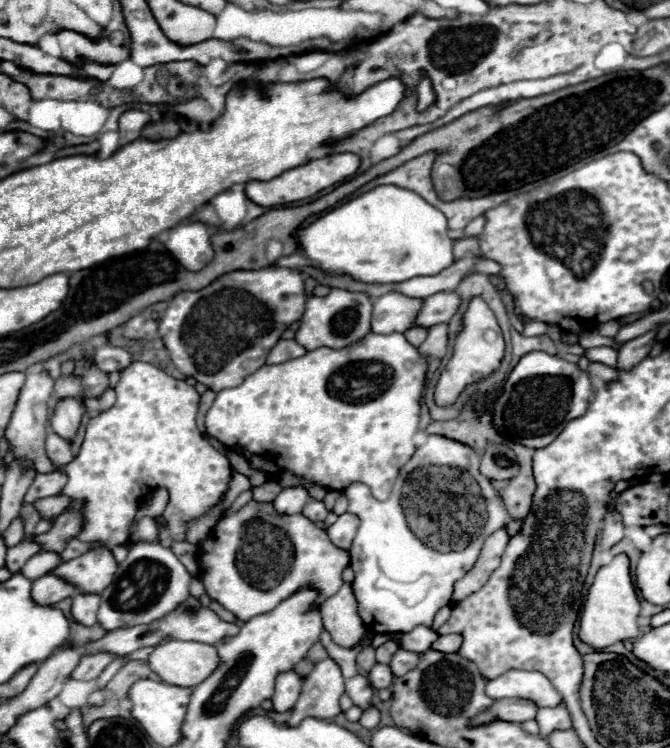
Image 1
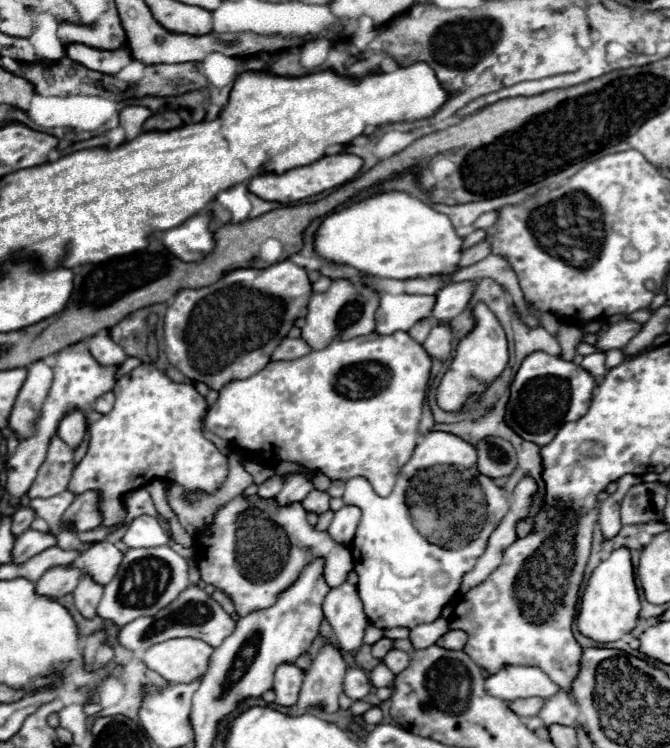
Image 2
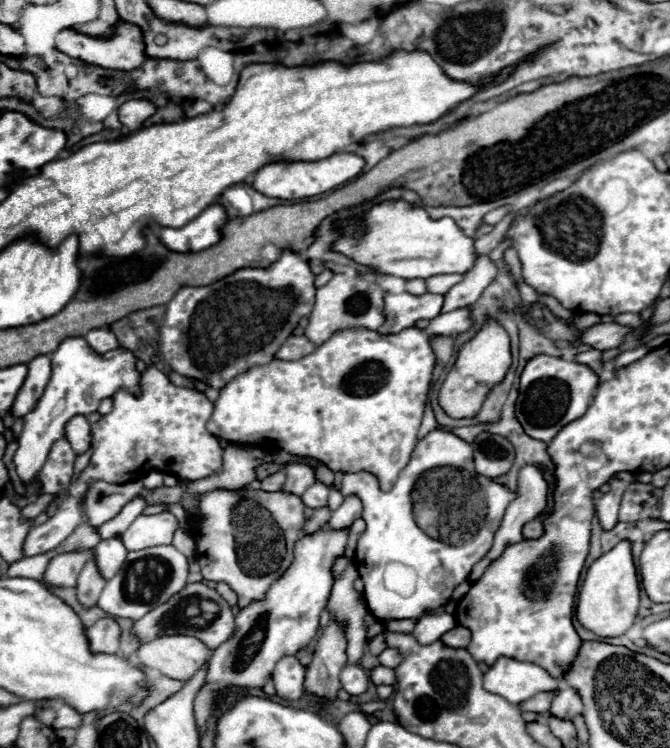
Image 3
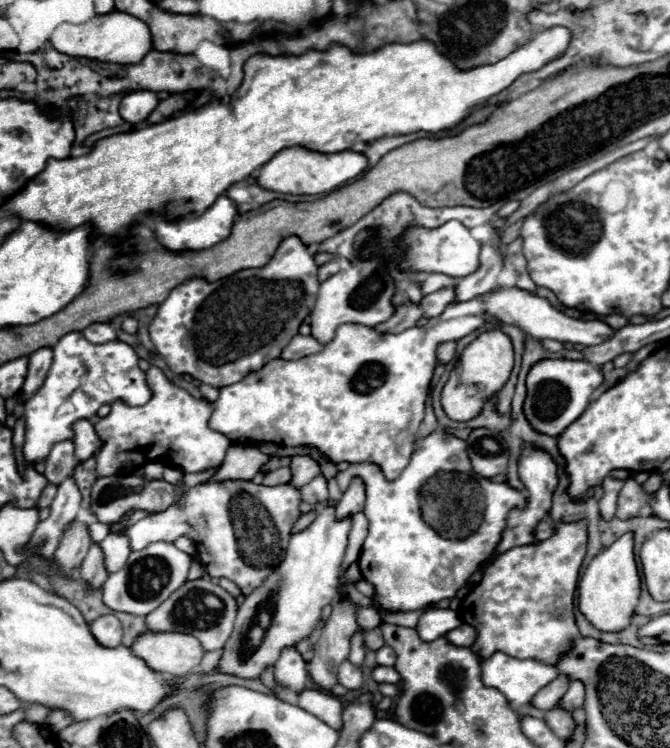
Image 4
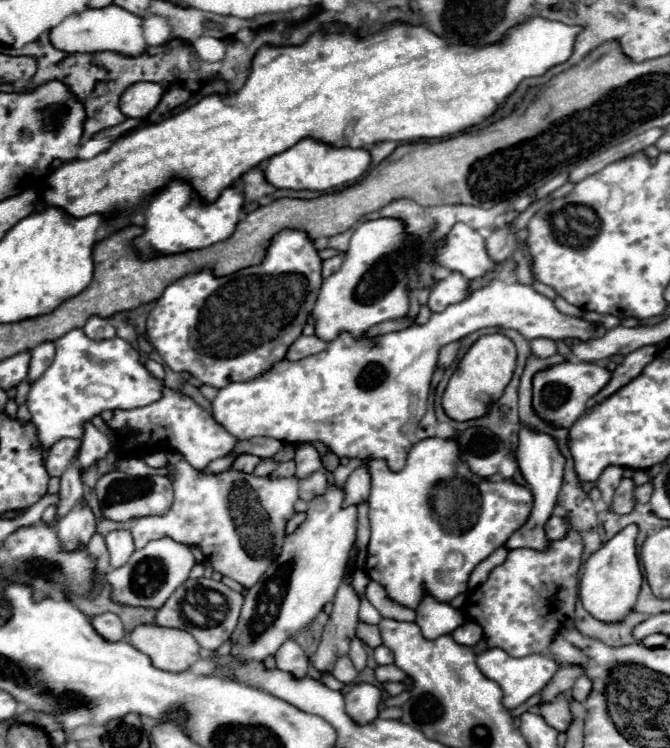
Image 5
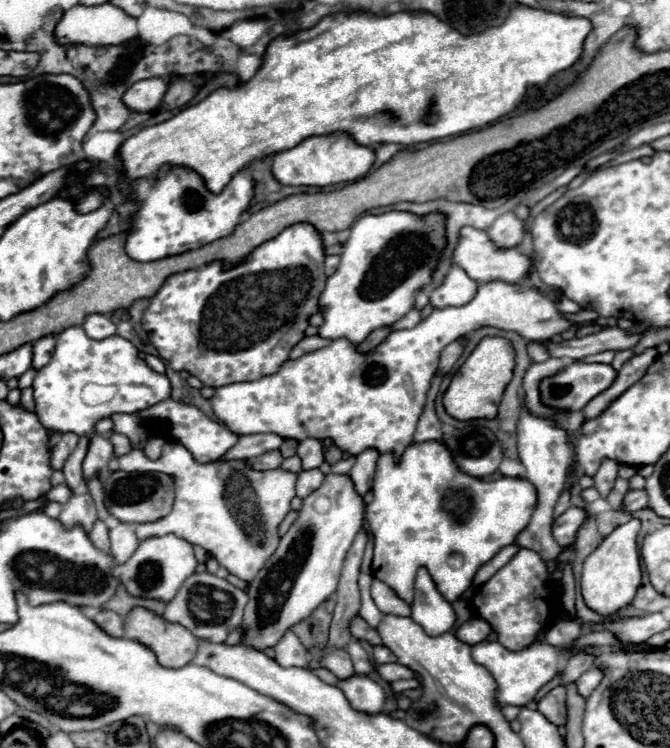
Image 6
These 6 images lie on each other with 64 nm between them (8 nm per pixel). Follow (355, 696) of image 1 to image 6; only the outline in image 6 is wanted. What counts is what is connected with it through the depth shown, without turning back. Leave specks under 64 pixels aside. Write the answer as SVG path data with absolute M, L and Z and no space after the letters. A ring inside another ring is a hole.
M334 650L322 658L318 658L320 666L328 668L330 672L334 672L340 680L346 680L350 676L354 676L354 668L352 668L352 660L348 656L346 650Z

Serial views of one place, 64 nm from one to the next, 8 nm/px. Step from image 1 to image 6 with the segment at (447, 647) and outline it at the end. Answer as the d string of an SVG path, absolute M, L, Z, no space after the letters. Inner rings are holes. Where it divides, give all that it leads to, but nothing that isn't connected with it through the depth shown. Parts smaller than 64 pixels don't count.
M470 618L470 620L464 622L454 634L456 634L458 640L474 646L474 644L480 644L480 642L484 642L484 640L488 638L488 634L490 634L490 624L484 622L484 620L480 620L480 618Z

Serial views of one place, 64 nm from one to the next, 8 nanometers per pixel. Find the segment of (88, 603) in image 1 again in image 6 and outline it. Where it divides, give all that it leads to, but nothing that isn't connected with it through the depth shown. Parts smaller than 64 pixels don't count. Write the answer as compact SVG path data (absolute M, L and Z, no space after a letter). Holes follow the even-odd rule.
M98 520L98 522L94 524L94 528L92 528L92 532L90 532L90 540L92 540L92 544L94 544L96 548L100 548L102 552L108 554L110 542L108 542L108 528L106 528L104 522Z

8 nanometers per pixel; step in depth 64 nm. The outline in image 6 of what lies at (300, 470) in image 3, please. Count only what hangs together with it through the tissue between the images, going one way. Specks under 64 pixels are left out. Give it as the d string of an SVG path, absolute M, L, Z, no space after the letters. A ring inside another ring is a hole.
M302 440L298 444L298 458L302 460L302 470L312 470L312 468L320 468L320 464L324 462L322 456L322 444L320 440Z

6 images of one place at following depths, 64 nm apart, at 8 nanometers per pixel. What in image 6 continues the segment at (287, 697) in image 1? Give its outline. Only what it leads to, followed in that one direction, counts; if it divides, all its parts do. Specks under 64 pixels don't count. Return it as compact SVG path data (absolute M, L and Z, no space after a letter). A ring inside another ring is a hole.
M286 632L284 640L276 644L274 652L276 652L276 662L284 668L308 668L310 664L310 652L304 650L294 632Z

